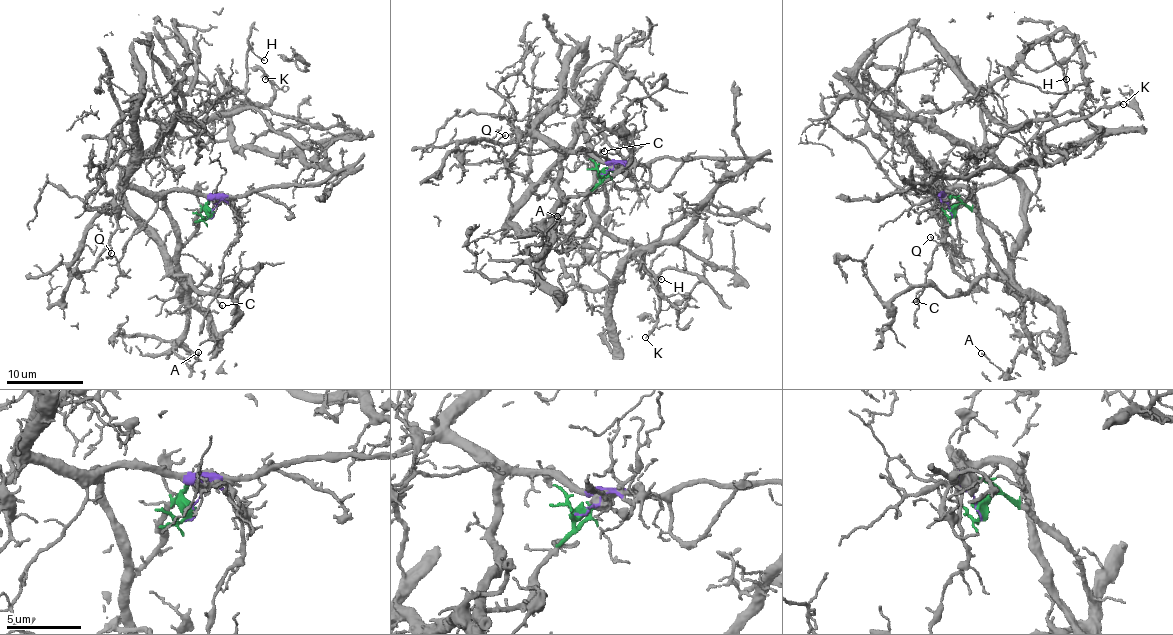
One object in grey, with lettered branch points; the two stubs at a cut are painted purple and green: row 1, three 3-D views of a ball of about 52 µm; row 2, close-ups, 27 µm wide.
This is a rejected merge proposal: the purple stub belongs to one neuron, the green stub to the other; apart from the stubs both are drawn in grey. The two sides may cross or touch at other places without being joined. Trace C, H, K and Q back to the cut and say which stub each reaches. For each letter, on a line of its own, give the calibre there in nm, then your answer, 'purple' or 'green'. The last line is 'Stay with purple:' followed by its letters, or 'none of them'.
C: calibre 170 nm; purple
H: calibre 100 nm; purple
K: calibre 170 nm; purple
Q: calibre 100 nm; purple
Stay with purple: C, H, K, Q

